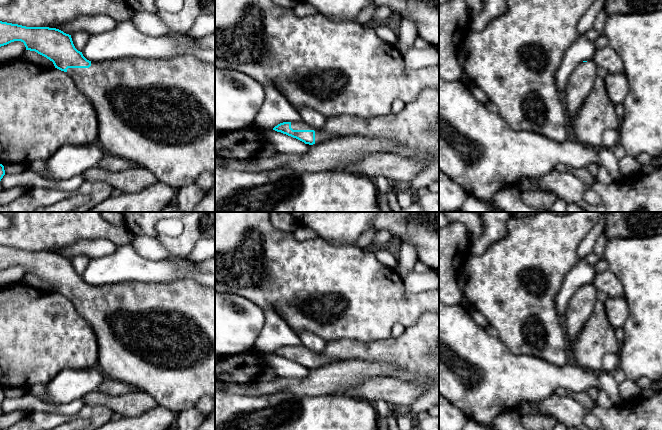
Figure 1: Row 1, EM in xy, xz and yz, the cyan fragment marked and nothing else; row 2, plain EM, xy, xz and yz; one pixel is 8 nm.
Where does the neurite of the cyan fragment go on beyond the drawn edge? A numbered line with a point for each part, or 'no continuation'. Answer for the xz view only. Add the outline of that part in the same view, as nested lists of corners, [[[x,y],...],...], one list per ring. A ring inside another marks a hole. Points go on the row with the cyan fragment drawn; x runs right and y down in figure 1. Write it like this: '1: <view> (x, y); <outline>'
1: xz (416, 127); [[[424,88],[418,98],[397,113],[360,117],[341,115],[326,118],[323,128],[291,122],[293,130],[314,130],[315,143],[346,136],[398,140],[407,149],[420,153],[439,151],[439,90]]]

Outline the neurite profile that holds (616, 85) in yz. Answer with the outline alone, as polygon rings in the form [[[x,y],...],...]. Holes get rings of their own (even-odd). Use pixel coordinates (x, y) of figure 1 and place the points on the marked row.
[[[624,73],[610,74],[604,78],[607,95],[616,106],[623,104],[628,92],[628,81]]]

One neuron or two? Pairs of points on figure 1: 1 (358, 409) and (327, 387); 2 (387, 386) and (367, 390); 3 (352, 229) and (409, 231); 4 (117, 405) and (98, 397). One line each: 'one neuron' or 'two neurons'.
1: two neurons
2: one neuron
3: one neuron
4: one neuron

